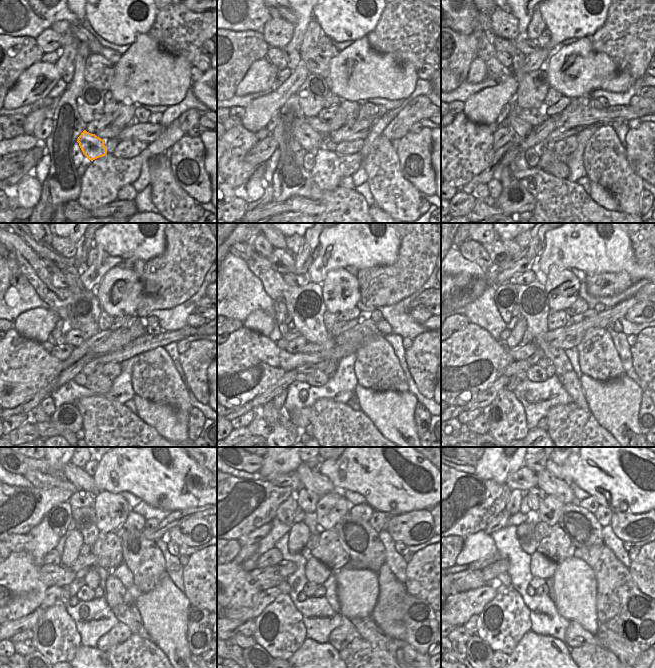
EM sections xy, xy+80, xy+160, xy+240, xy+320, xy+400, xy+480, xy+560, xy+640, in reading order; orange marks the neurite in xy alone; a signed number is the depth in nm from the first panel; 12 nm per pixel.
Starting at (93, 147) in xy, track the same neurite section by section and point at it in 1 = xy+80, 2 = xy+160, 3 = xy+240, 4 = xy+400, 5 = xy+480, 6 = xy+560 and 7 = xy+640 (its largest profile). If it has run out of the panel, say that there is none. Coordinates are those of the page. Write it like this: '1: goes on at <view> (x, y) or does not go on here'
1: goes on at xy+80 (310, 140)
2: goes on at xy+160 (522, 128)
3: goes on at xy+240 (61, 340)
4: goes on at xy+400 (506, 296)
5: goes on at xy+480 (59, 517)
6: goes on at xy+560 (285, 513)
7: goes on at xy+640 (513, 504)

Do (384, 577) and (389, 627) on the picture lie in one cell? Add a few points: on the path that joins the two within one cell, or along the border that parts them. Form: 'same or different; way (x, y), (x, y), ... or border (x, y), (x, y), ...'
same; way (389, 589), (389, 615)

